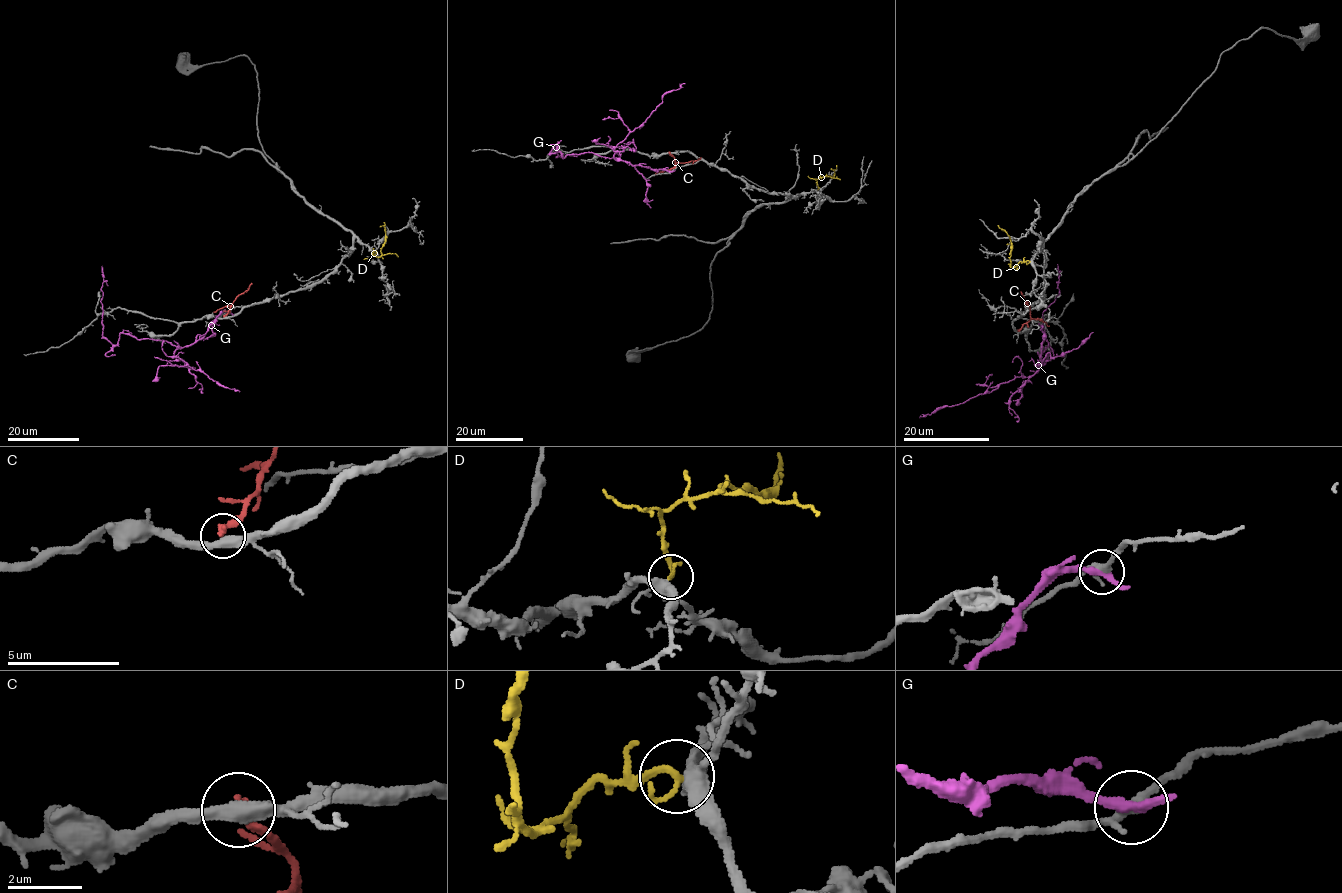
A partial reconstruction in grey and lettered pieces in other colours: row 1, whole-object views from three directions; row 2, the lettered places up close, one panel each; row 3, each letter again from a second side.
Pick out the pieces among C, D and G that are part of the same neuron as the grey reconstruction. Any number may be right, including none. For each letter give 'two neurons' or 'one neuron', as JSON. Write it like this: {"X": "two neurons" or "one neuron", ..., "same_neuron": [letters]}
{"C": "two neurons", "D": "one neuron", "G": "two neurons", "same_neuron": ["D"]}

